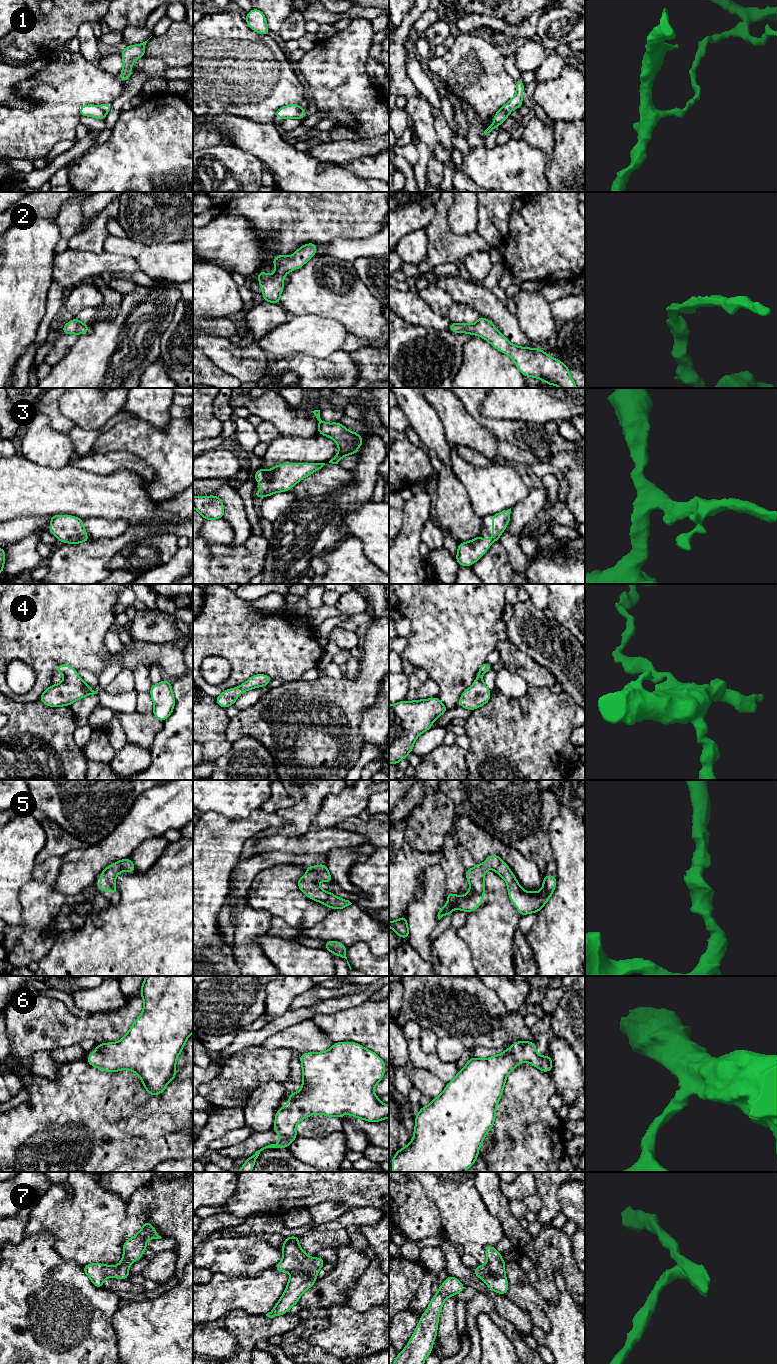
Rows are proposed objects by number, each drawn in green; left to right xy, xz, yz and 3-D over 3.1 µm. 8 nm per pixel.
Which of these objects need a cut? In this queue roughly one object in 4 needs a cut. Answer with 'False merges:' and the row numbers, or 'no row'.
False merges: 1

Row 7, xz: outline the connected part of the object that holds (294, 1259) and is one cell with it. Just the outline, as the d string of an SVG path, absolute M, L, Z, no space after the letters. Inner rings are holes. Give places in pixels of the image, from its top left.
M301 1236L285 1237L281 1249L283 1259L274 1268L278 1272L291 1272L292 1275L283 1295L272 1311L266 1314L269 1318L286 1314L297 1304L300 1296L316 1283L317 1274L326 1263L322 1258L311 1258L304 1252L298 1243Z

